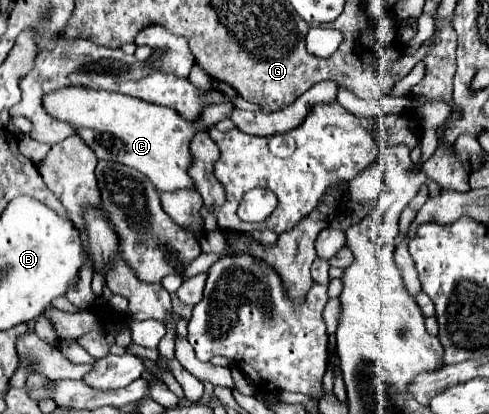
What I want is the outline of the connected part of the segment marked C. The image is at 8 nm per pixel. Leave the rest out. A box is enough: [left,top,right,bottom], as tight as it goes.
[42,87,200,191]

